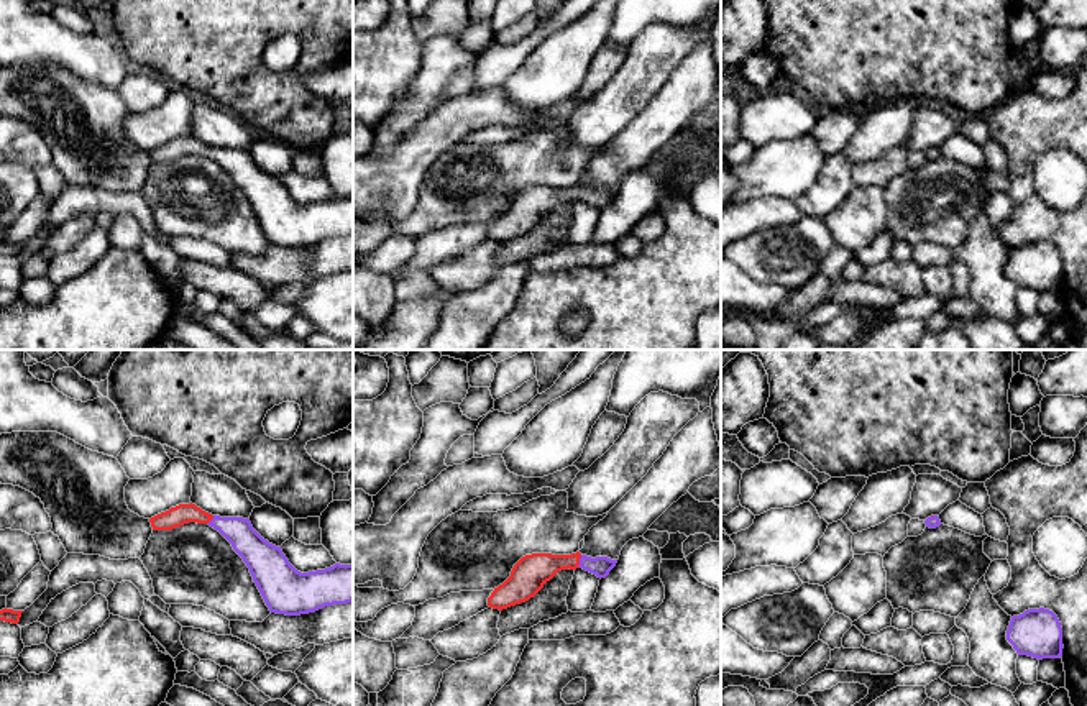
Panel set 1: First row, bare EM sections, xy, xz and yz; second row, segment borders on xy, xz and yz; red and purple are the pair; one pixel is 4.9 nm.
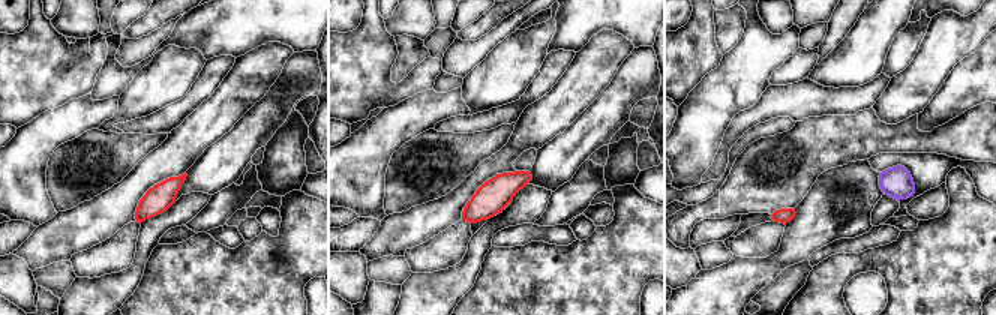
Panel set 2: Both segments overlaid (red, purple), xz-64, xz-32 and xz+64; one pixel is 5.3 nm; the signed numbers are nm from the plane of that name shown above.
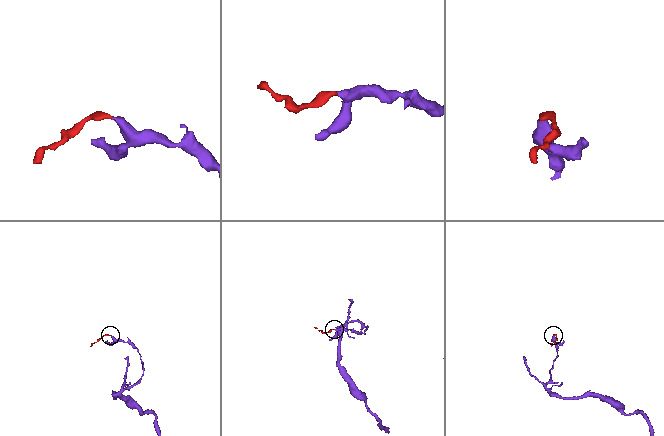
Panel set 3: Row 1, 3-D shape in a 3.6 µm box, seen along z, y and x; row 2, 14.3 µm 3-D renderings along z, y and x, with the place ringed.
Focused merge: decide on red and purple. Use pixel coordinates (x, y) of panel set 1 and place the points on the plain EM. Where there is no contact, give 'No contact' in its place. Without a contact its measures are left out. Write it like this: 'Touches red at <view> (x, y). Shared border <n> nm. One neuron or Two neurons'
Touches red at xz (578, 194). Shared border 70 nm. One neuron

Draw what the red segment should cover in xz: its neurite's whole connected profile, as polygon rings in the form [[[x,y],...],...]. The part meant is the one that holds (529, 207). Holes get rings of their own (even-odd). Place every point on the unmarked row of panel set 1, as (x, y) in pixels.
[[[580,184],[571,187],[532,186],[522,189],[512,200],[511,209],[494,220],[488,230],[493,241],[507,241],[534,230],[547,213],[562,202],[583,200],[598,210],[606,210],[617,192],[608,189],[586,189]]]

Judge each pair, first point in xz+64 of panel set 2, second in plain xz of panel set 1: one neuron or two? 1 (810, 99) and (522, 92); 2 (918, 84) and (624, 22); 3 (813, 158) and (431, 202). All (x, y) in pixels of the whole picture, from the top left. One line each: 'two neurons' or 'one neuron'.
1: two neurons
2: two neurons
3: one neuron

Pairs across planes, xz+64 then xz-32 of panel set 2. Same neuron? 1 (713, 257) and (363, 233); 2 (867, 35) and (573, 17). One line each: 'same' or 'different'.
1: different
2: different

